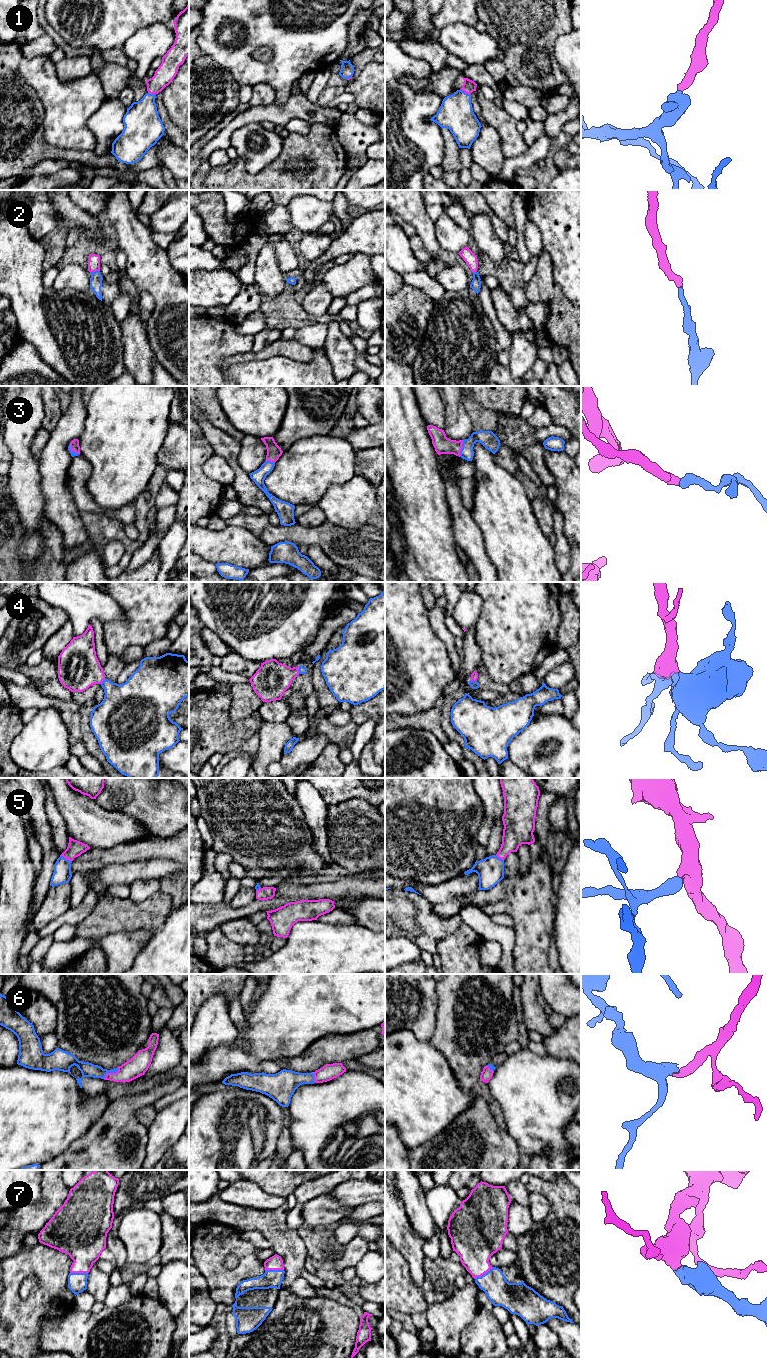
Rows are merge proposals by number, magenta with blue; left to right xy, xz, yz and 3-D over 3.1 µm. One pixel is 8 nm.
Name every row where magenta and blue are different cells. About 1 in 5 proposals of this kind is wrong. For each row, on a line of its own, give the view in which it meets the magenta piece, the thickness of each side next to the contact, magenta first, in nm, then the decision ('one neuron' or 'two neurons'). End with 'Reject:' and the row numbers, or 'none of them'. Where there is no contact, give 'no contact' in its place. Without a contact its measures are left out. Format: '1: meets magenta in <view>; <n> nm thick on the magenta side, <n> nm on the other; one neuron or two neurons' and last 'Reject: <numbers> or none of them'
1: meets magenta in yz; 100 nm thick on the magenta side, 280 nm on the other; one neuron
2: meets magenta in xy; 100 nm thick on the magenta side, 100 nm on the other; one neuron
3: meets magenta in yz; 140 nm thick on the magenta side, 140 nm on the other; one neuron
4: meets magenta in xz; 280 nm thick on the magenta side, 60 nm on the other; one neuron
5: meets magenta in xy; 130 nm thick on the magenta side, 140 nm on the other; one neuron
6: meets magenta in xy; 160 nm thick on the magenta side, 120 nm on the other; one neuron
7: meets magenta in xz; 120 nm thick on the magenta side, 140 nm on the other; one neuron
Reject: none of them

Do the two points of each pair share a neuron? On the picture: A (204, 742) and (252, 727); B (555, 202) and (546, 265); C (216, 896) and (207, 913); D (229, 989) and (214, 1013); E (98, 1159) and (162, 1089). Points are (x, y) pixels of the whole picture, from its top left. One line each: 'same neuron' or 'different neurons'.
A: same neuron
B: different neurons
C: different neurons
D: different neurons
E: same neuron

